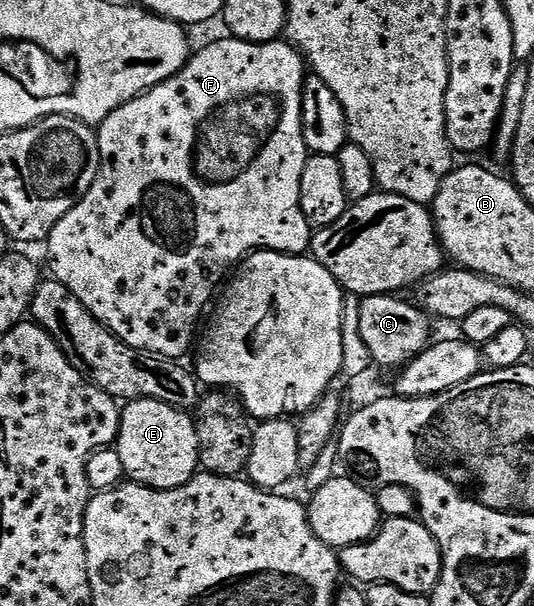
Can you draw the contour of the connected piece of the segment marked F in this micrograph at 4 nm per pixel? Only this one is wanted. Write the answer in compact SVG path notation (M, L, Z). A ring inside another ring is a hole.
M224 36L221 42L210 43L201 54L193 53L187 66L173 78L167 78L162 85L118 107L99 123L100 156L103 159L100 175L87 196L70 212L66 212L63 220L54 227L46 239L46 247L48 258L52 261L51 277L70 288L70 292L82 300L84 307L104 326L109 326L120 341L145 354L173 360L183 359L183 354L191 348L196 338L200 317L207 312L216 289L225 285L229 275L249 254L261 250L278 250L282 254L300 256L311 247L314 230L309 226L300 203L302 176L310 157L304 139L304 66L306 70L305 55L287 40L244 42L240 38Z

